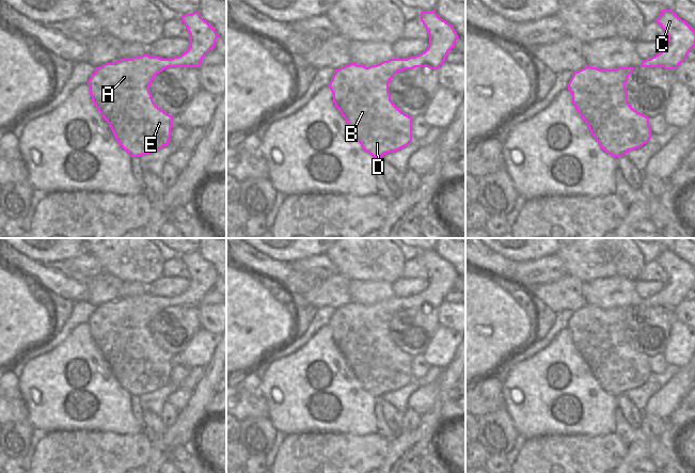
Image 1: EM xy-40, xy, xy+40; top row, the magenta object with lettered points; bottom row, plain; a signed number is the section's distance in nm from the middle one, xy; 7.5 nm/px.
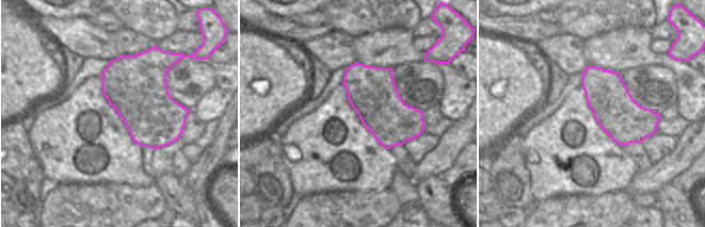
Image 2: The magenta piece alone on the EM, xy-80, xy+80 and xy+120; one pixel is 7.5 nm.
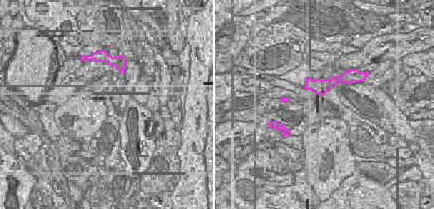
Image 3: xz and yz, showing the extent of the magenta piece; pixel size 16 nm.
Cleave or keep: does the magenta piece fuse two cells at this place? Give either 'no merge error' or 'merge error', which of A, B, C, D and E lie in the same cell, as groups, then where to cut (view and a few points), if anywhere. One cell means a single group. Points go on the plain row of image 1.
no merge error | A B C D E | no cut

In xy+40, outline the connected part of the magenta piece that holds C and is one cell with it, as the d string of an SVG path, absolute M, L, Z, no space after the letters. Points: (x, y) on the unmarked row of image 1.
M662 249L655 261L666 271L668 280L661 291L644 299L639 306L676 309L695 286L695 270L673 249Z

